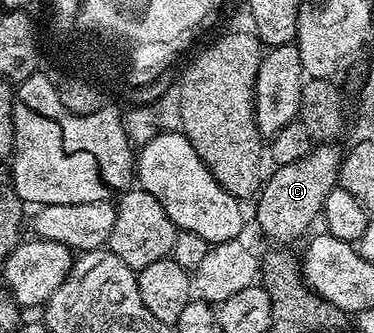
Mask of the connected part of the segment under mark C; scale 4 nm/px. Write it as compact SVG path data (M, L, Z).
M333 142L318 143L306 156L299 158L299 162L282 164L274 167L270 176L268 173L255 200L257 224L263 235L278 240L281 243L278 245L289 246L312 226L313 219L316 221L320 217L327 194L339 184L337 172L341 168L343 152L337 146Z

